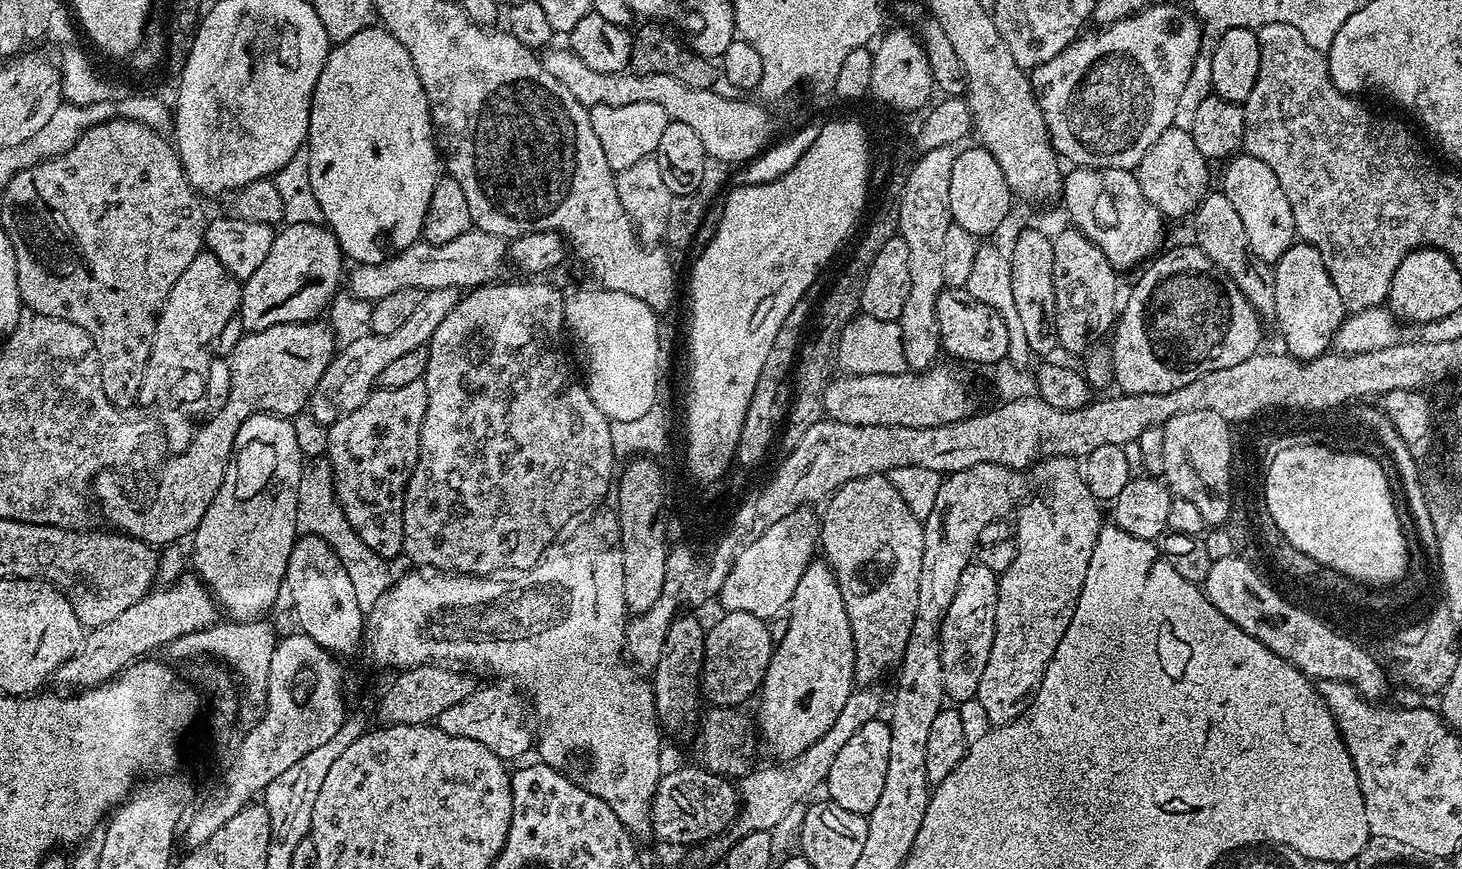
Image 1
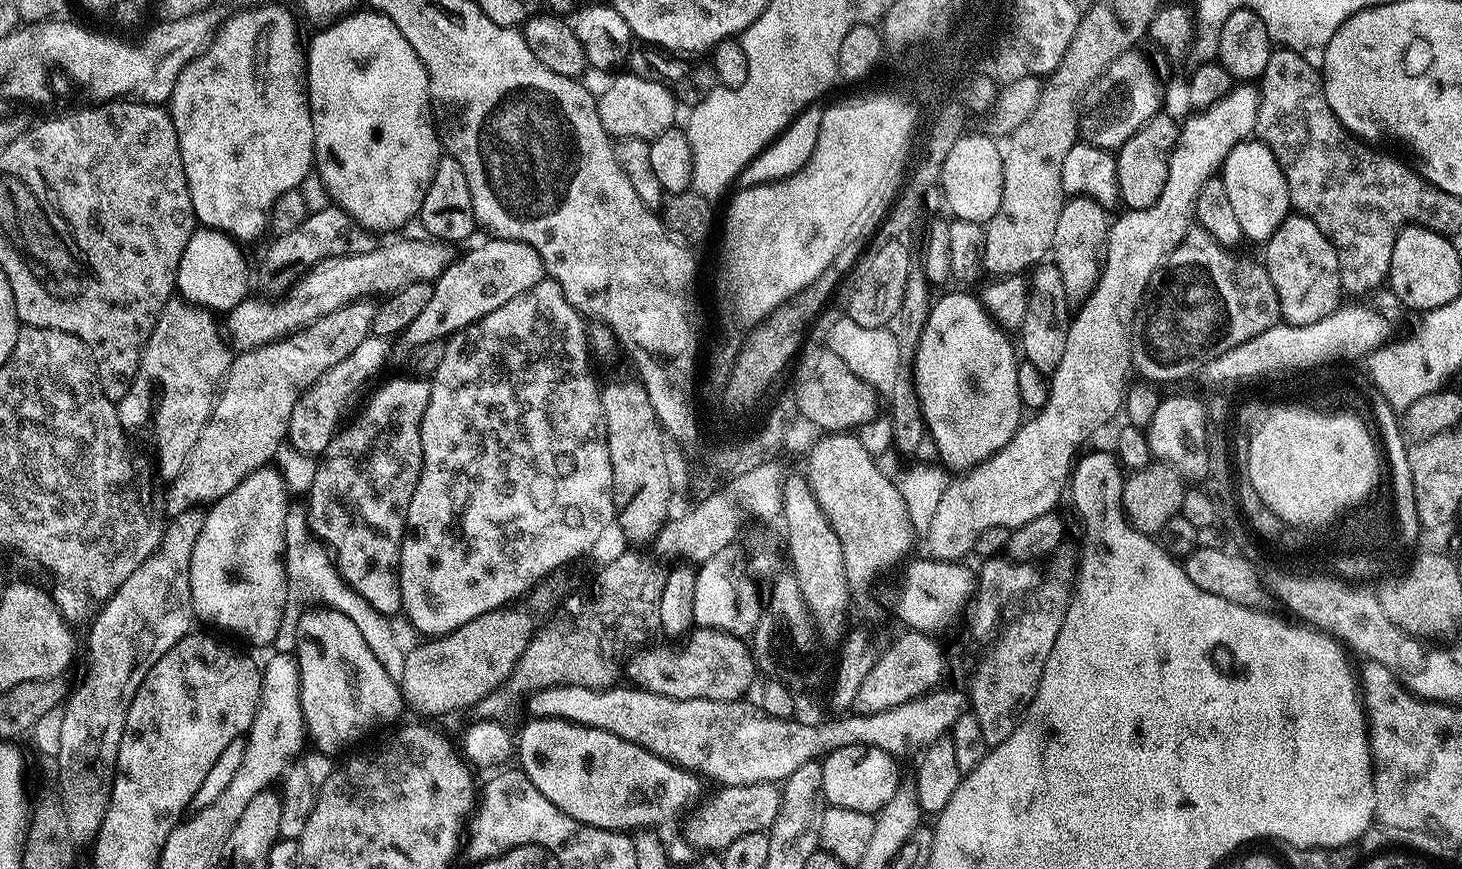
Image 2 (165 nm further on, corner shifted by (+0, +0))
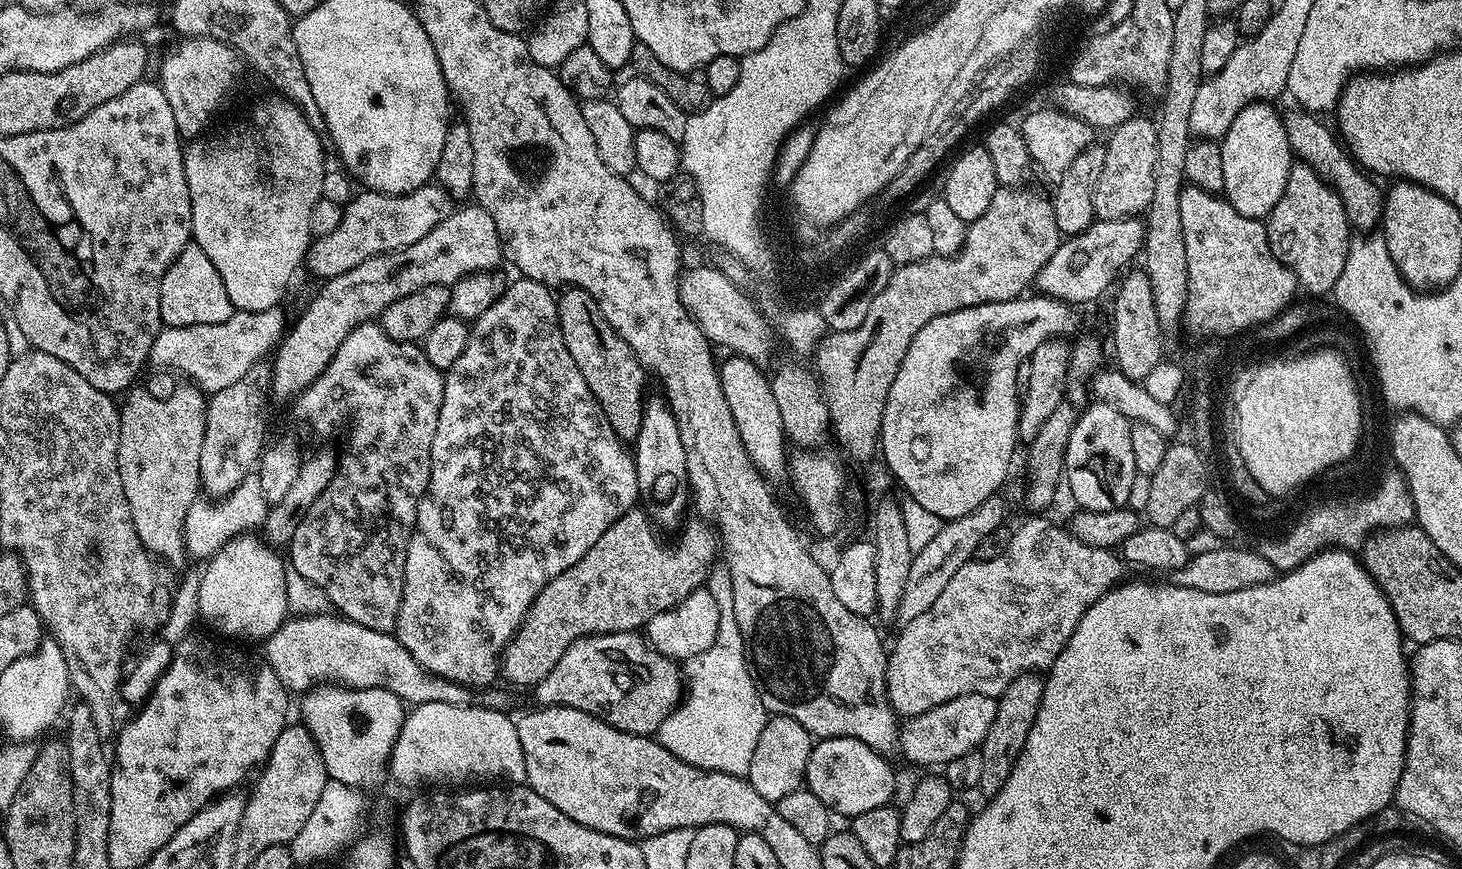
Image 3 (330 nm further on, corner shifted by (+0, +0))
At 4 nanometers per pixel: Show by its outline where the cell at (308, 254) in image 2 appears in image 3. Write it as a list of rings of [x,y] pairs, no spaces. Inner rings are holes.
[[[429,182],[410,194],[397,196],[385,192],[360,190],[343,209],[342,222],[338,222],[338,230],[330,230],[330,234],[315,237],[308,245],[306,268],[314,275],[320,276],[321,281],[334,278],[338,274],[346,274],[346,270],[354,270],[354,266],[362,266],[366,258],[414,246],[418,238],[430,234],[430,230],[434,230],[438,222],[442,222],[453,212],[454,200],[439,184]]]

